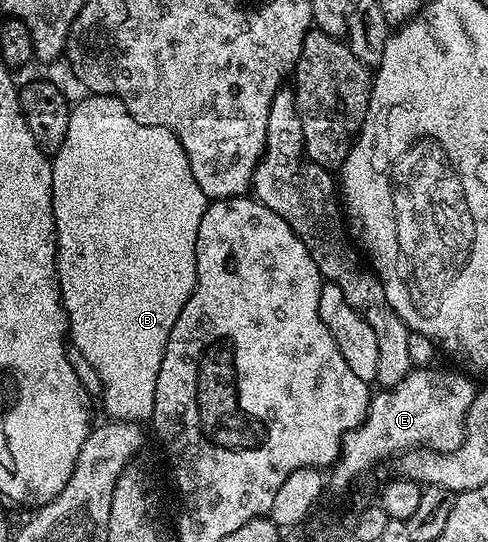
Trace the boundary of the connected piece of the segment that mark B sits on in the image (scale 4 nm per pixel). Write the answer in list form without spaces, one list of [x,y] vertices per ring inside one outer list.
[[[88,94],[80,103],[72,106],[66,140],[62,140],[62,148],[55,151],[51,163],[52,211],[56,221],[56,278],[60,282],[60,298],[64,302],[64,311],[68,317],[71,345],[76,346],[78,352],[82,352],[82,356],[90,360],[94,372],[98,372],[104,385],[102,401],[109,419],[121,422],[151,419],[158,368],[166,352],[166,340],[170,340],[174,320],[178,320],[186,300],[190,300],[192,289],[196,287],[198,224],[202,224],[202,216],[208,211],[210,200],[204,195],[202,188],[198,188],[198,180],[194,180],[194,172],[190,172],[190,160],[176,133],[164,126],[143,126],[139,120],[128,115],[122,100],[113,98],[111,94]]]

